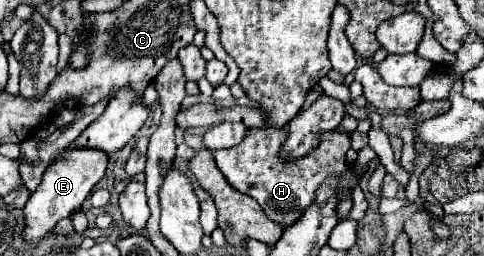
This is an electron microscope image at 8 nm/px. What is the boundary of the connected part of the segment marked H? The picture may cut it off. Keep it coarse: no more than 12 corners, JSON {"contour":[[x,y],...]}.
{"contour":[[248,128],[214,160],[232,188],[286,228],[320,182],[346,172],[350,138],[280,158],[284,128]]}

